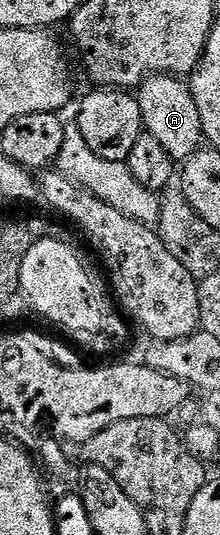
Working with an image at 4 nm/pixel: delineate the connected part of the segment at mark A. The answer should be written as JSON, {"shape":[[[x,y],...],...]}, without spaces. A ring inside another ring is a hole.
{"shape":[[[148,75],[137,88],[137,98],[146,134],[157,137],[171,159],[186,161],[200,150],[204,142],[201,113],[197,113],[197,101],[193,101],[190,86],[182,78],[174,75]]]}

